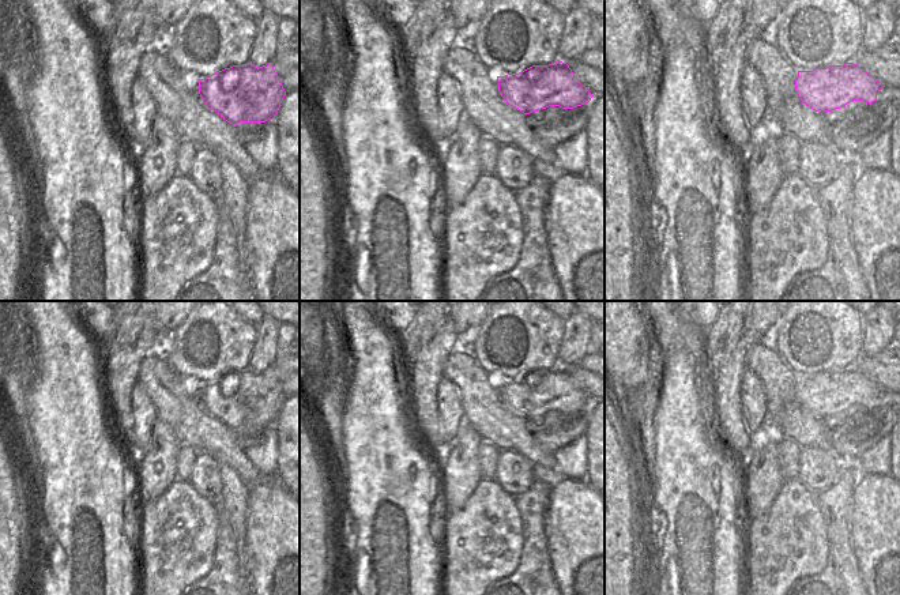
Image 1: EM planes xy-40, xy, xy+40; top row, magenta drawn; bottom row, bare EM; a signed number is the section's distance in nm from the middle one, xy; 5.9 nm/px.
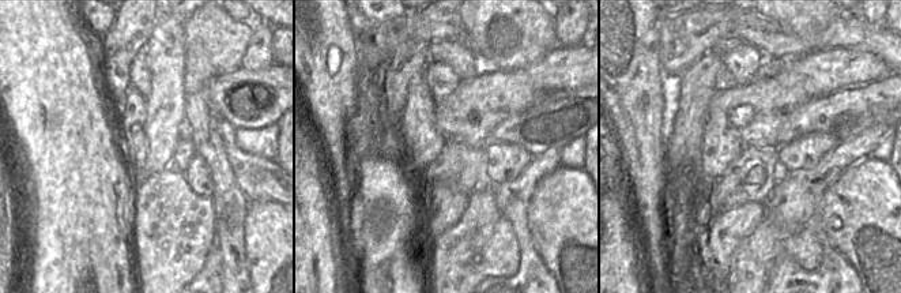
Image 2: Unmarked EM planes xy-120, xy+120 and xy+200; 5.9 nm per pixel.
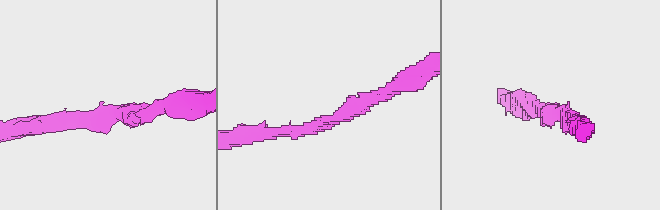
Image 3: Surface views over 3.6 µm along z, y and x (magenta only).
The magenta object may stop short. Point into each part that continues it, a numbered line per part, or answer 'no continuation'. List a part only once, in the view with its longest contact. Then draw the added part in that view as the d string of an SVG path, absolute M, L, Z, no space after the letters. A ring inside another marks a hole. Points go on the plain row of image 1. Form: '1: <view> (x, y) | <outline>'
no continuation

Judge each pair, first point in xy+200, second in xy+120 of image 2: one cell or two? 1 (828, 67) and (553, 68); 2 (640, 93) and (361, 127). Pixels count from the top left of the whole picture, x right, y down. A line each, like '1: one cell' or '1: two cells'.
1: one cell
2: two cells

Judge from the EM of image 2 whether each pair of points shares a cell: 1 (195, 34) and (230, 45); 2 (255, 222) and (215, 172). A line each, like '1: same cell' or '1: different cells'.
1: same cell
2: different cells

